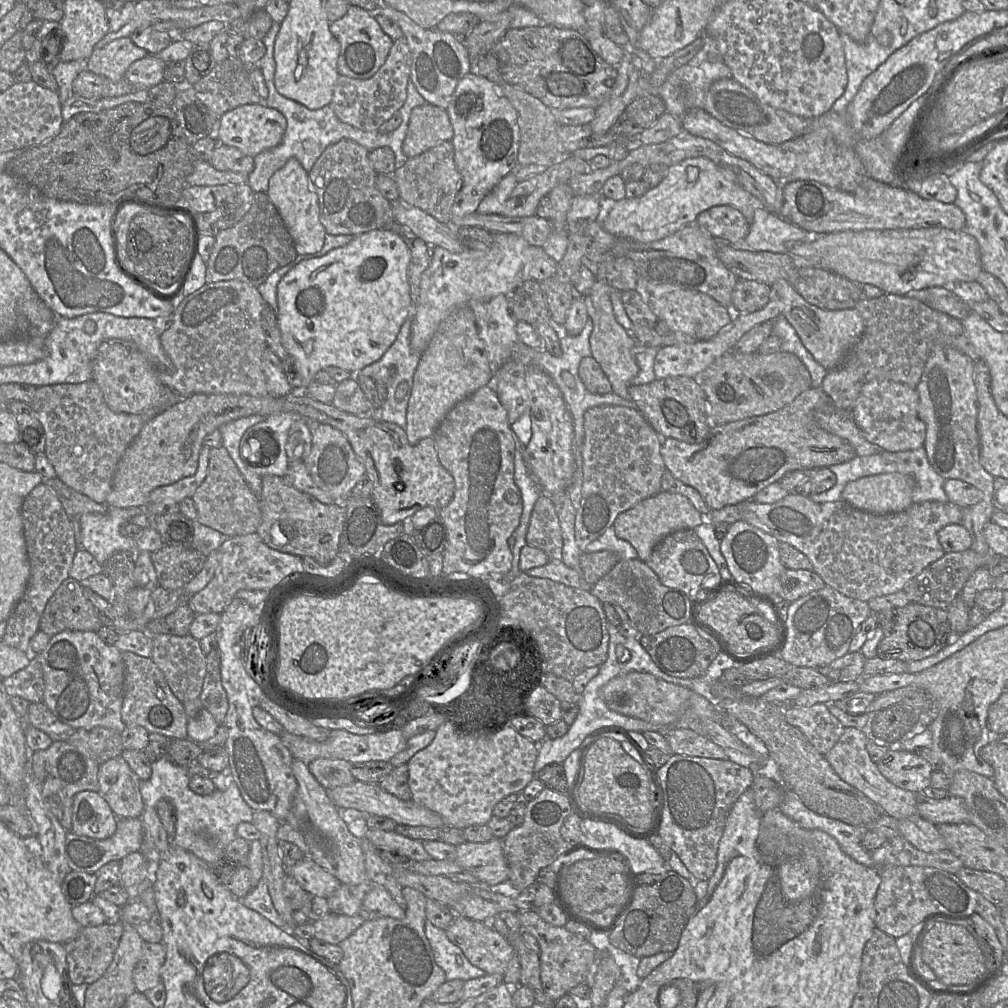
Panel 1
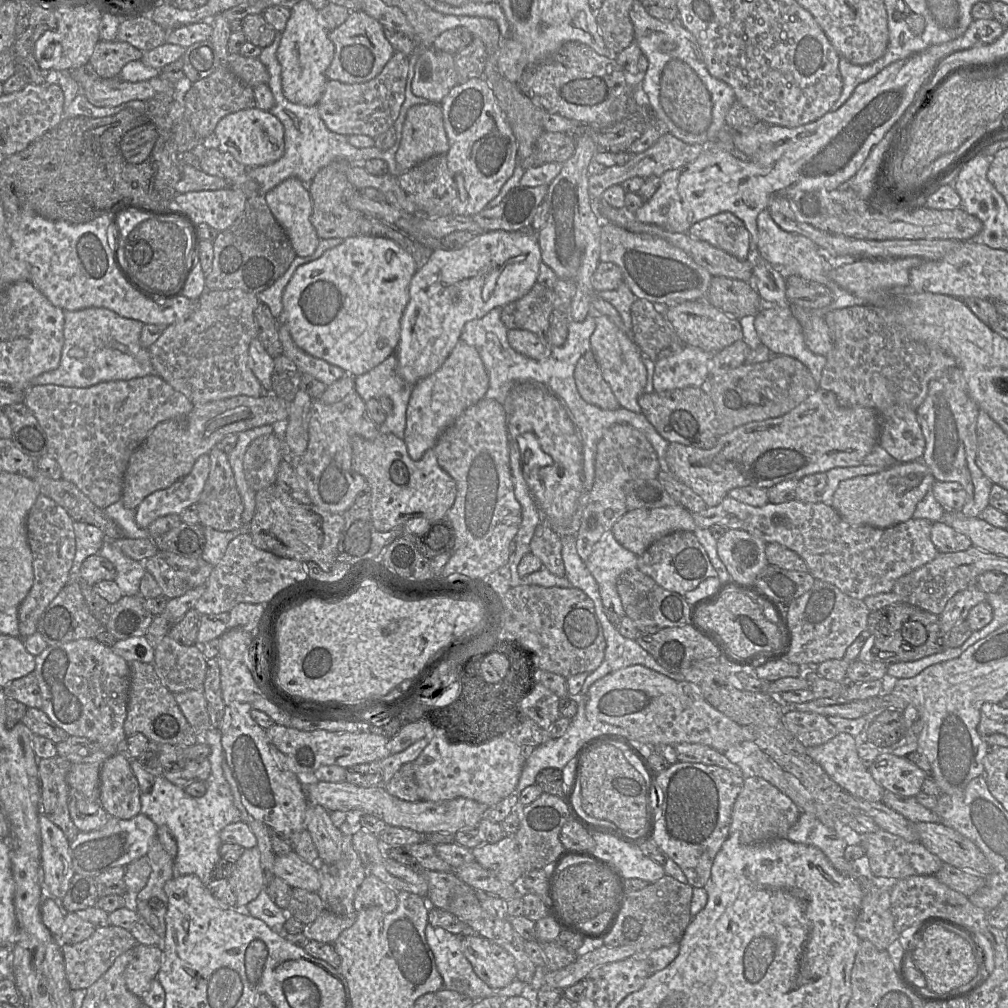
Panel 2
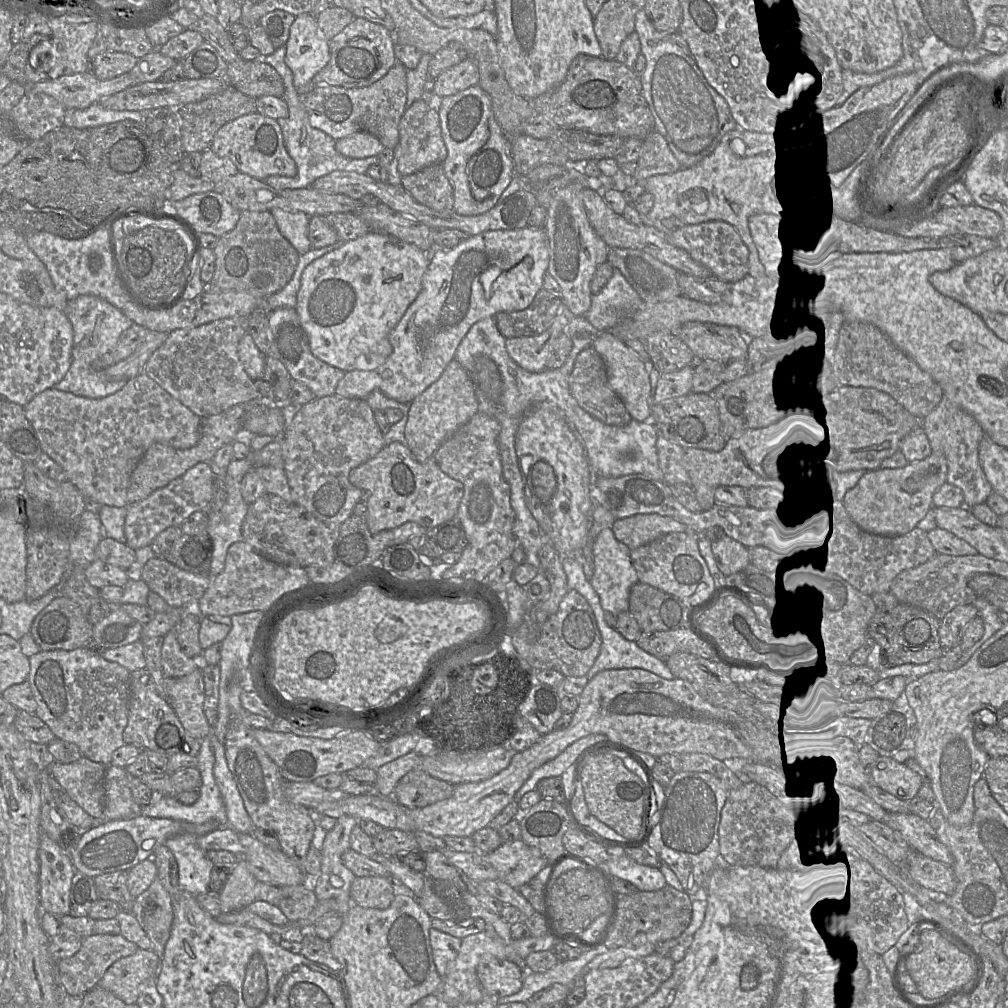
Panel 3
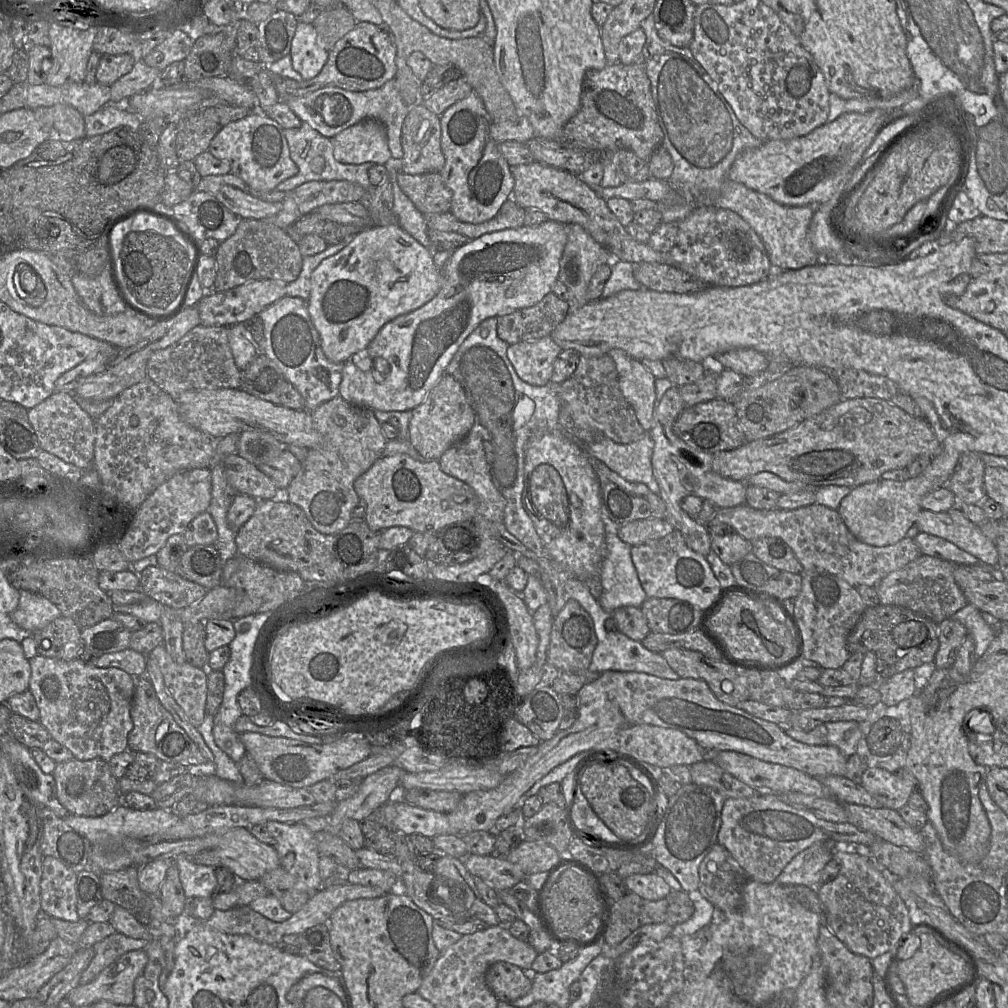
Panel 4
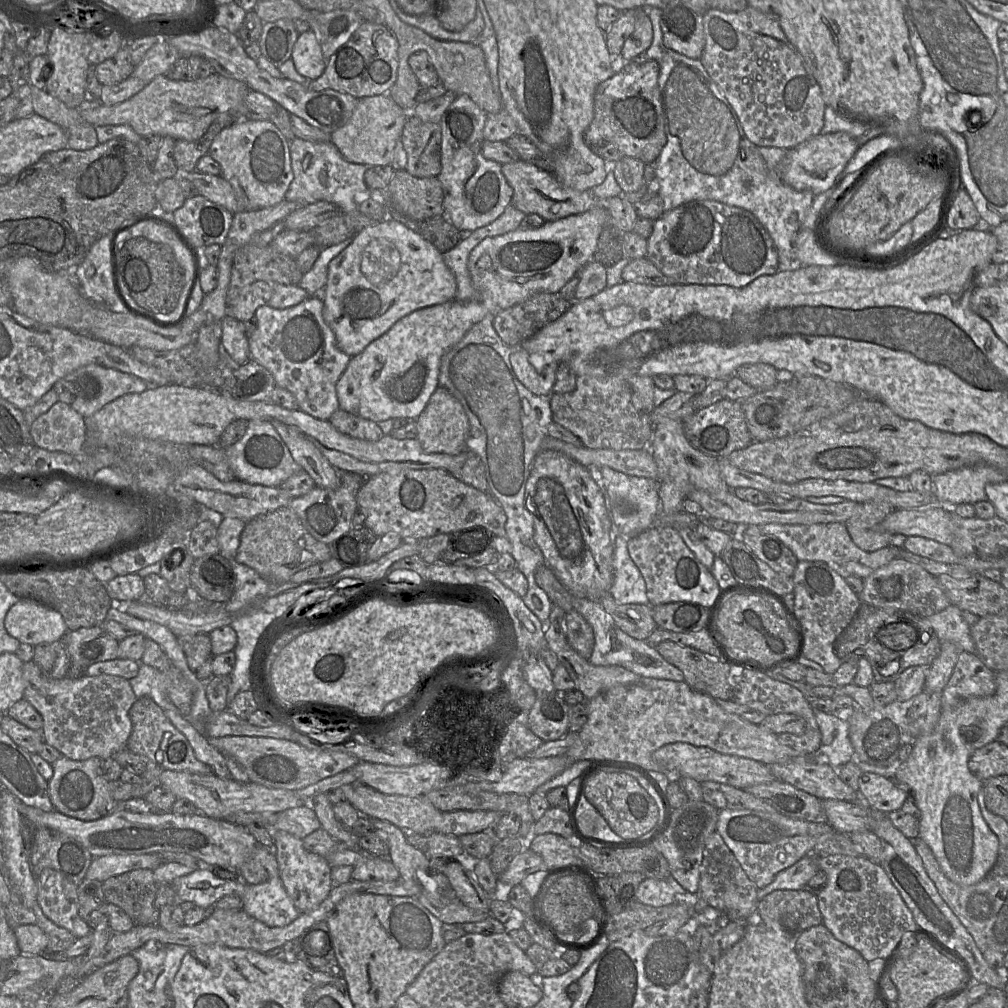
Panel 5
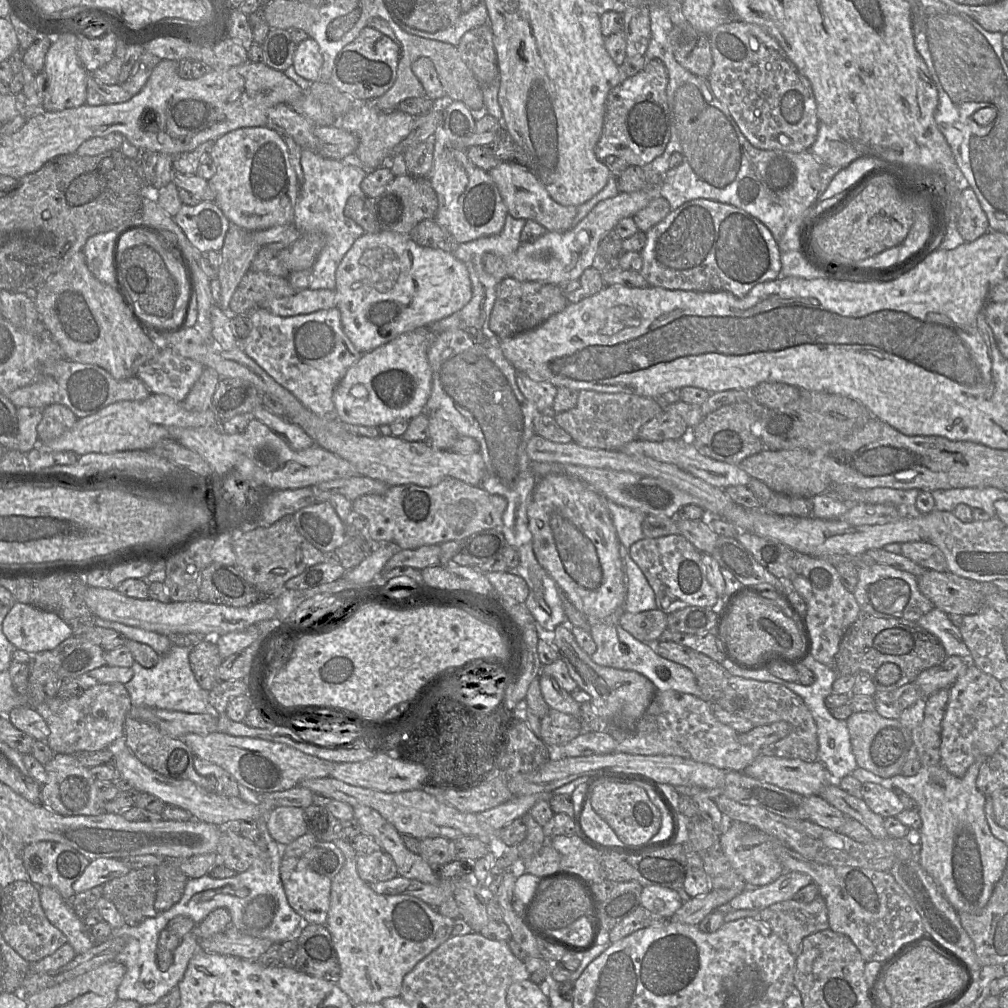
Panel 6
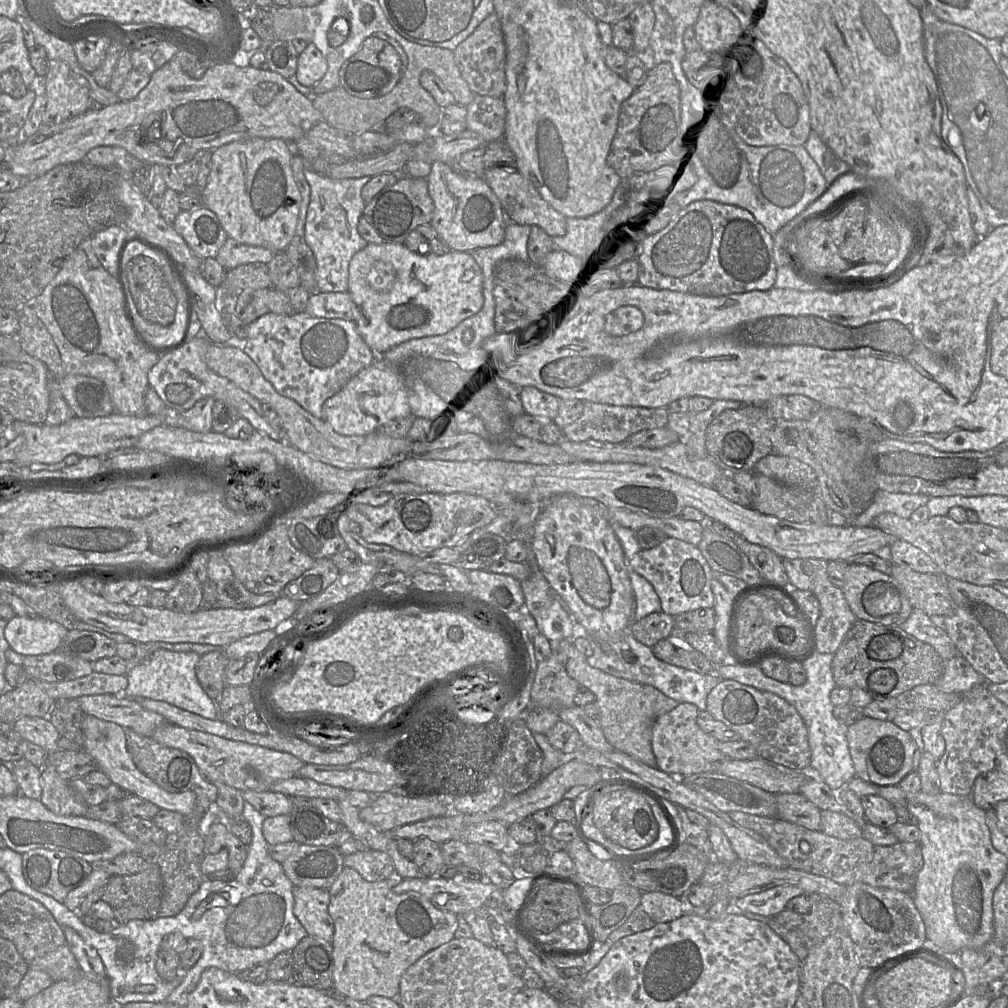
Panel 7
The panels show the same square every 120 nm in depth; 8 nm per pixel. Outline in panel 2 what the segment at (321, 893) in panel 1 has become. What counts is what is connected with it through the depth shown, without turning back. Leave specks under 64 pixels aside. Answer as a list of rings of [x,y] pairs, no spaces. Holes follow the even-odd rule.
[[[294,850],[286,855],[276,856],[273,875],[283,879],[292,888],[309,892],[317,893],[321,886],[318,866],[306,863]]]

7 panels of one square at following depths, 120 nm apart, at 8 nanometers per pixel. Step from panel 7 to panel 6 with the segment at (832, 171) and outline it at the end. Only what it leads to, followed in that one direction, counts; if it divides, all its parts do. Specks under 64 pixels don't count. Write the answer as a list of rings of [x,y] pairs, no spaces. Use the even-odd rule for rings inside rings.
[[[821,122],[816,141],[810,151],[823,167],[832,169],[846,168],[860,157],[860,152],[856,151],[851,143],[842,139],[837,132]]]

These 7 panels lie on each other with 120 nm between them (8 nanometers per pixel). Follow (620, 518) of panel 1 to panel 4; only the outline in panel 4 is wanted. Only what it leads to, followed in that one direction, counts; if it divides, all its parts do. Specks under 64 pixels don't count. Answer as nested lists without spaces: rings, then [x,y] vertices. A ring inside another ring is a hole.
[[[647,518],[620,526],[617,535],[623,542],[636,546],[659,540],[673,531],[674,527],[665,519]]]

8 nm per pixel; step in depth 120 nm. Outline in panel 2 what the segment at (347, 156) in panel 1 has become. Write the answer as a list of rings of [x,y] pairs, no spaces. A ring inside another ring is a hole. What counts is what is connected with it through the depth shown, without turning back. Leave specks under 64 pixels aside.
[[[336,159],[322,168],[308,185],[312,199],[311,223],[319,239],[341,238],[355,236],[355,223],[363,215],[347,205],[347,200],[355,193],[362,193],[354,188],[347,179],[347,170],[350,162],[345,159]]]

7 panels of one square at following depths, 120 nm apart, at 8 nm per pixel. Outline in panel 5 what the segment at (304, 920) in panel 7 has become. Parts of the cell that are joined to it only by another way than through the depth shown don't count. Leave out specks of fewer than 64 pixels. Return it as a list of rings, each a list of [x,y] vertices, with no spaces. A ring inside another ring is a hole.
[[[285,831],[274,832],[274,854],[279,865],[279,876],[282,884],[299,912],[309,912],[317,908],[333,888],[331,867],[325,857],[307,851],[303,841]]]

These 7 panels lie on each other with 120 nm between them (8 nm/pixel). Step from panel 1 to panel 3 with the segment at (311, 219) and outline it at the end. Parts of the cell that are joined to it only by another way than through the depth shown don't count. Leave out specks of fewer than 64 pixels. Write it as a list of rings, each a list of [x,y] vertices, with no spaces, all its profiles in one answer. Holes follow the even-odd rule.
[[[279,208],[272,209],[271,213],[280,233],[291,243],[299,255],[311,250],[308,238],[308,226],[311,217],[302,212],[292,213]]]

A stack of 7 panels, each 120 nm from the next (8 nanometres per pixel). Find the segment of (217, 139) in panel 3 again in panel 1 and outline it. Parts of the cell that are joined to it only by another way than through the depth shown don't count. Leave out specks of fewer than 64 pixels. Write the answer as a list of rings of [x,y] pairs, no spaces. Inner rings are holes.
[[[264,103],[247,104],[236,107],[219,118],[218,143],[232,146],[244,155],[255,157],[270,148],[278,146],[287,128],[286,118],[278,110],[269,108]]]

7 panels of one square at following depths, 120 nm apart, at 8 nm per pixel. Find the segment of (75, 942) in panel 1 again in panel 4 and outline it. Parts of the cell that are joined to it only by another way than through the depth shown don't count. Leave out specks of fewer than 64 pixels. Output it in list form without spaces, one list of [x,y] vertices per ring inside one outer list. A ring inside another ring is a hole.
[[[117,932],[95,943],[92,946],[94,957],[82,973],[79,985],[90,983],[121,955],[129,951],[144,949],[147,943],[146,940],[129,938]]]

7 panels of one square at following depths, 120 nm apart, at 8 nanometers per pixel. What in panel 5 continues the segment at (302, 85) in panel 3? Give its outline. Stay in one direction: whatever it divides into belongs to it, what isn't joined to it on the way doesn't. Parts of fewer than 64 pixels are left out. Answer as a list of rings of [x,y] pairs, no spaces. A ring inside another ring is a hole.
[[[313,31],[299,34],[292,50],[291,59],[296,71],[309,81],[319,78],[326,67],[321,48]]]

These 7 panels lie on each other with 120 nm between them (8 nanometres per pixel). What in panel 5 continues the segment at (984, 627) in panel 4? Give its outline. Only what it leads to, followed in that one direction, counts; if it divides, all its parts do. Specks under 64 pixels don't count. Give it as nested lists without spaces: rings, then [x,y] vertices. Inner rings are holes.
[[[949,605],[944,610],[923,619],[937,634],[940,643],[948,641],[959,651],[976,654],[970,626],[963,619],[962,611],[957,606]]]

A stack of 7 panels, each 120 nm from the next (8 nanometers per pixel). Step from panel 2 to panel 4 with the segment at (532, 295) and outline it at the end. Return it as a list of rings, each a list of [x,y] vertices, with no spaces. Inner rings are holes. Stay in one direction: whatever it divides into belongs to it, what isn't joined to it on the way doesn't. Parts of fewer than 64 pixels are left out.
[[[551,292],[532,307],[516,310],[498,317],[497,333],[499,338],[509,345],[518,342],[538,340],[545,336],[549,336],[571,311],[572,307],[567,300]]]

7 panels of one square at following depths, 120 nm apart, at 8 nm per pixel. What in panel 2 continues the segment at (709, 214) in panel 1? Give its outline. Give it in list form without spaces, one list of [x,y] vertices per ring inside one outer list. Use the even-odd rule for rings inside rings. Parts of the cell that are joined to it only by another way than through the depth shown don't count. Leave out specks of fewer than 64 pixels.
[[[721,212],[694,223],[687,232],[692,238],[703,240],[739,260],[747,260],[750,233],[744,222],[731,212]]]

